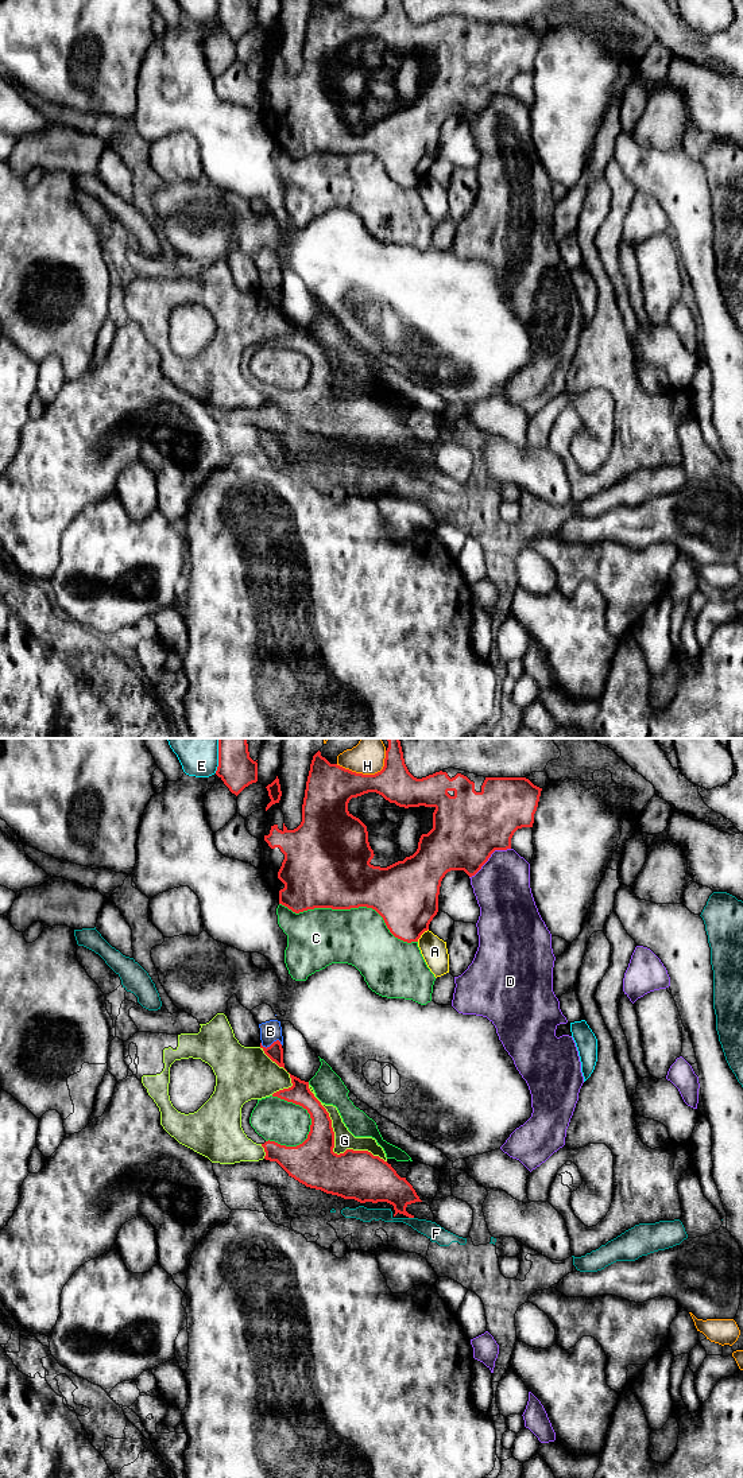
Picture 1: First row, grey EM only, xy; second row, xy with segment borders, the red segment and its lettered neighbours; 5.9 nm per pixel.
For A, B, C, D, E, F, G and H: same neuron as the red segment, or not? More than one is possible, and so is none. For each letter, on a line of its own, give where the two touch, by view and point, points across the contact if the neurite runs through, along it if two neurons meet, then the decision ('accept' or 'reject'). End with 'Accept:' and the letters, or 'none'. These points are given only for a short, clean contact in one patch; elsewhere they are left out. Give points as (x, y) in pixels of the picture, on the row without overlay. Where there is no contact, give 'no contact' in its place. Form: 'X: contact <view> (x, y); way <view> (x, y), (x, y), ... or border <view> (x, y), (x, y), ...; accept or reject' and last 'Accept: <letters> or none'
A: contact xy (421, 179); border xy (428, 174), (417, 186); reject
B: contact xy (271, 290); border xy (260, 288), (267, 293), (278, 286), (282, 290); reject
C: contact xy (351, 152); reject
D: contact xy (490, 101); reject
E: contact xy (219, 10); reject
F: contact xy (411, 462); reject
G: contact xy (333, 390); reject
H: contact xy (366, 20); reject
Accept: none

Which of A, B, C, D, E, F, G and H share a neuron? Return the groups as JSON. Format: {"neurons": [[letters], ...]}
{"neurons": [["A"], ["B", "D"], ["C"], ["E"], ["F"], ["G"], ["H"]]}

